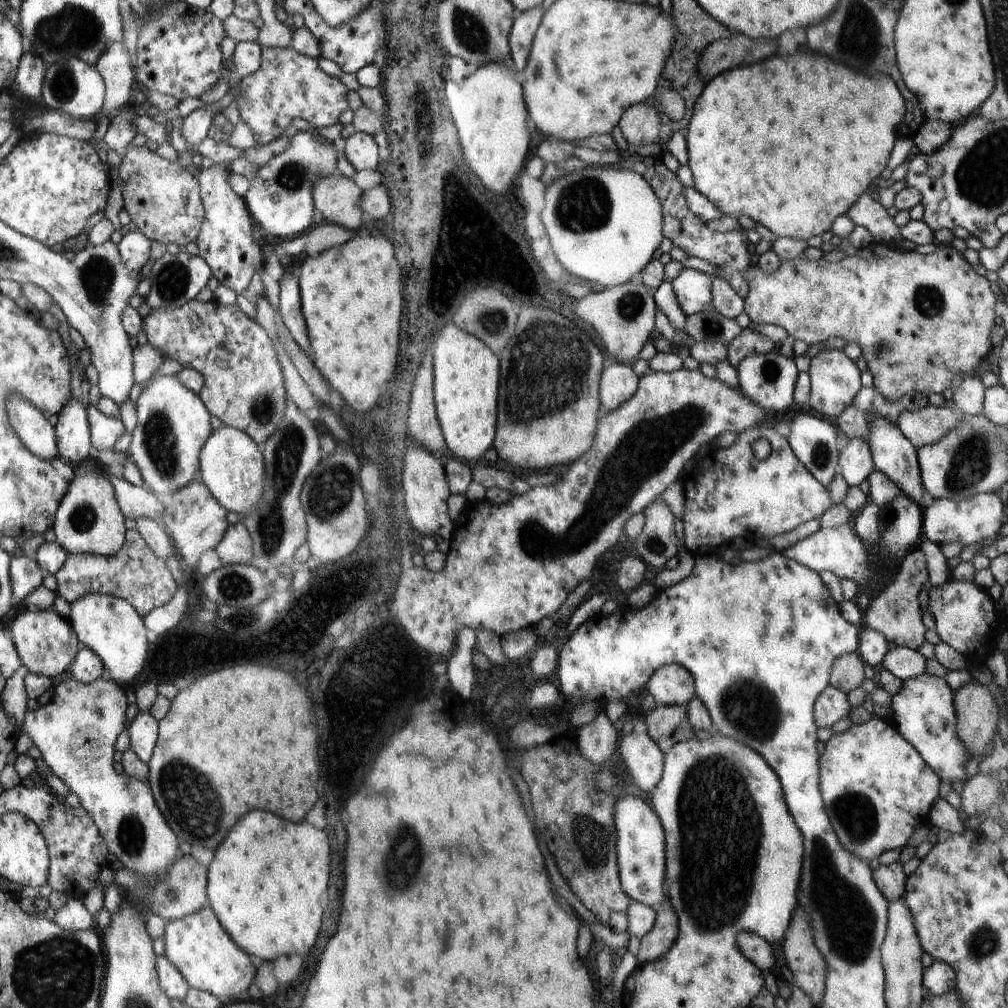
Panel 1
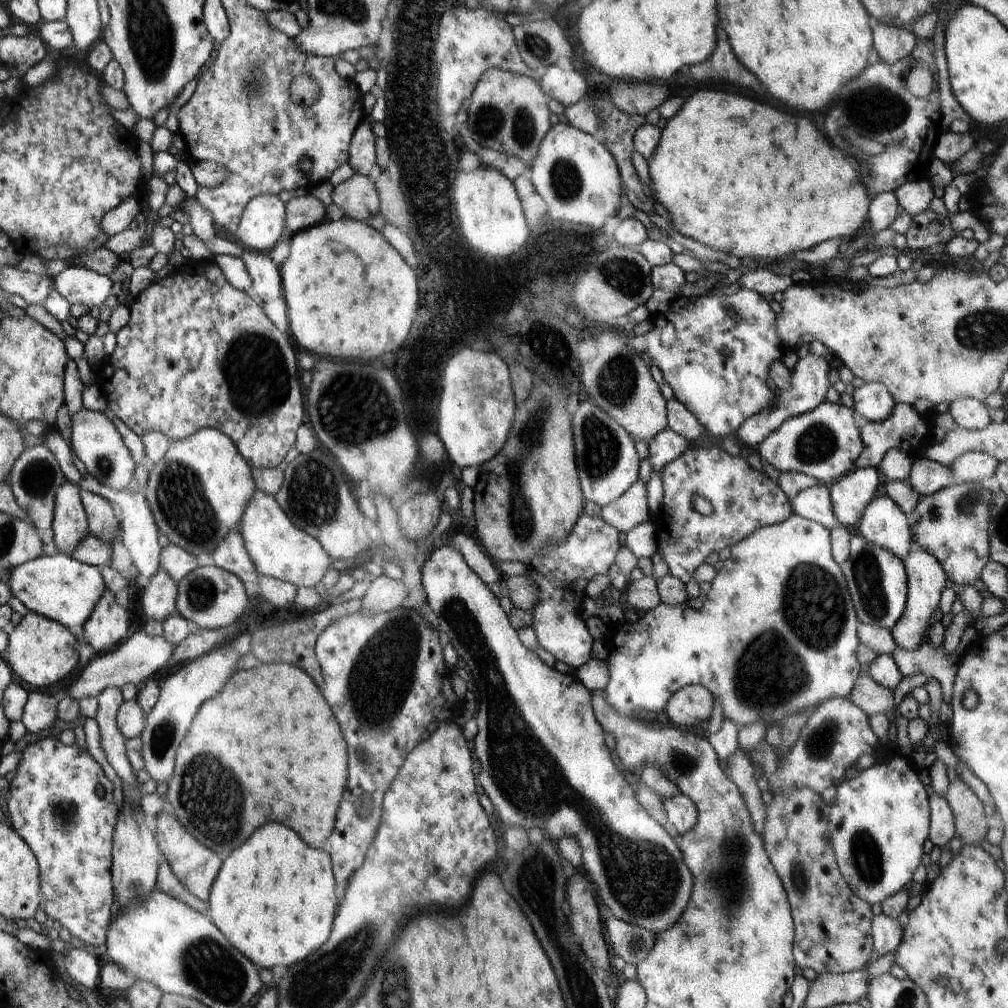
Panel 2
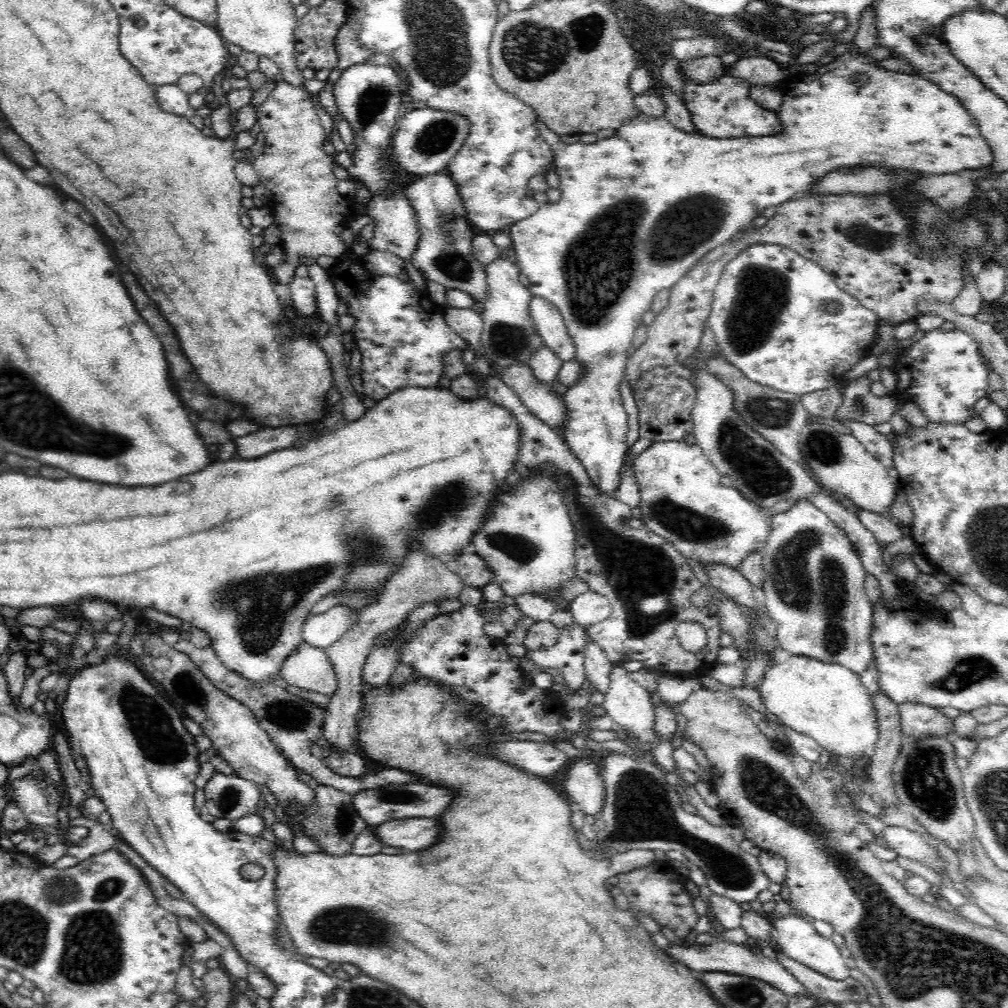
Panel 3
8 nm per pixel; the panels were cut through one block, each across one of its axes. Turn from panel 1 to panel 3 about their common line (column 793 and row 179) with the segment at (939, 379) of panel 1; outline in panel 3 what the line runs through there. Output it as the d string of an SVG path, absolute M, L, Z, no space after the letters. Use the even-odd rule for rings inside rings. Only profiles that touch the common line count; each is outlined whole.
M278 81L270 96L259 106L257 120L261 127L263 144L260 154L253 162L260 183L273 192L274 208L271 212L274 222L281 232L281 246L287 261L272 268L276 282L290 284L295 270L303 256L333 256L336 258L349 254L349 247L336 237L334 228L345 225L354 218L353 199L336 189L339 182L332 171L333 156L324 151L324 128L316 113L308 91L292 86L286 81Z

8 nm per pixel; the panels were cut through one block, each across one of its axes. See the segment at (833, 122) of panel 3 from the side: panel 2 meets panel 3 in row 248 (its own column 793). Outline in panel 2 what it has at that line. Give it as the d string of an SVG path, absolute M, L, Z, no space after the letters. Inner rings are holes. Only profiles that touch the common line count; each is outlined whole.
M792 514L784 522L760 527L744 540L735 545L732 544L731 556L723 563L722 568L718 570L711 582L711 590L700 610L692 609L688 603L670 606L661 602L656 608L646 611L633 624L626 621L611 625L609 637L606 638L608 646L606 662L610 670L610 681L604 689L605 699L608 699L609 705L612 705L613 709L616 709L622 716L634 715L637 717L642 715L642 712L660 713L665 710L666 703L678 689L688 685L702 685L720 701L725 718L734 720L740 728L753 722L763 722L767 727L777 725L789 717L789 714L799 713L808 707L816 708L820 703L834 697L848 698L856 679L861 675L861 664L856 656L857 648L860 646L856 635L859 620L847 587L846 577L842 572L841 565L834 560L832 554L830 531L819 522Z

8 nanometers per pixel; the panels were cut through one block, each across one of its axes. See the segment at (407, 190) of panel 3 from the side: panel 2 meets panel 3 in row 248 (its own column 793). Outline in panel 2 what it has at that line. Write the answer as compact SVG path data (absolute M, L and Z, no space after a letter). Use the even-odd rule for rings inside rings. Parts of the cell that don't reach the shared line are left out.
M825 400L807 413L784 420L758 445L758 454L780 473L802 473L828 486L857 469L855 462L863 444L854 414L841 403Z

